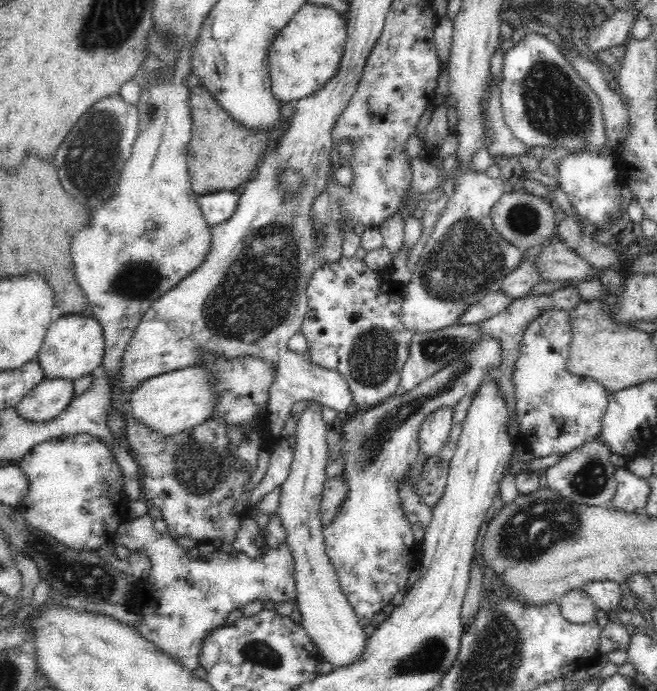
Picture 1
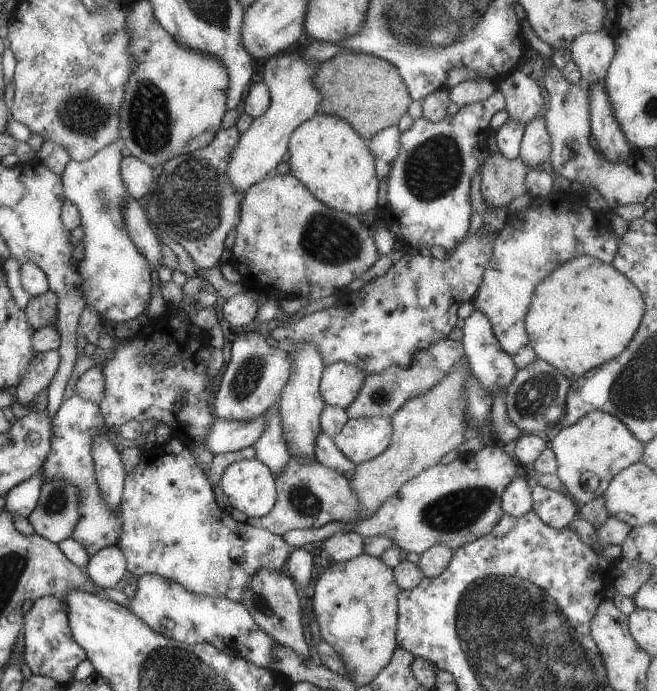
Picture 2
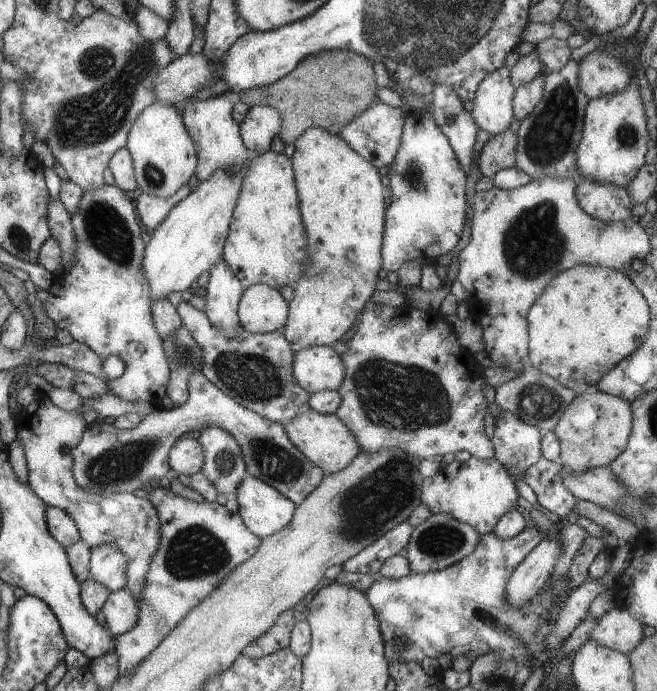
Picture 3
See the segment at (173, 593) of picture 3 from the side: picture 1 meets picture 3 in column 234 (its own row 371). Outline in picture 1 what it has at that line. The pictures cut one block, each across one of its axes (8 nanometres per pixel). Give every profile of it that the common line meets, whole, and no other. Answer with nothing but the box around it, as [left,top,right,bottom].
[512,310,609,456]

